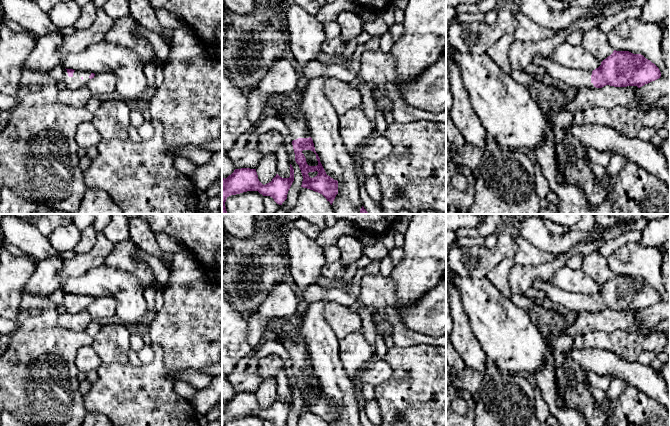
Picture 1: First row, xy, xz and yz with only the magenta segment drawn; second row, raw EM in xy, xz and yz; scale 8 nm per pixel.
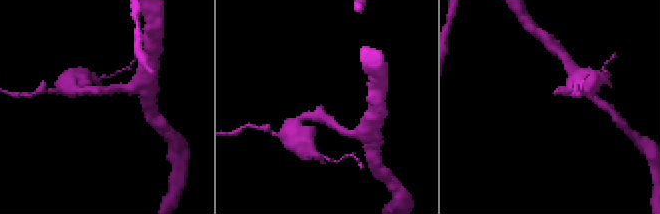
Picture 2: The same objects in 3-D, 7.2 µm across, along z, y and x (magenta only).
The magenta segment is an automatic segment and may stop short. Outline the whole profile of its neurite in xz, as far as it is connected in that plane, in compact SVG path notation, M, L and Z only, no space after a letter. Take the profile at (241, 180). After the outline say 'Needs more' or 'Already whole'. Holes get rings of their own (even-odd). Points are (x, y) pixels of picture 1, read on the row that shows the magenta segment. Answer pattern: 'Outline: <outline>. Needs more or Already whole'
Outline: M291 164L289 178L282 178L276 174L272 181L265 185L259 181L256 169L235 169L226 179L222 178L222 214L227 214L225 202L229 196L247 191L258 191L263 196L272 197L277 204L282 205L287 199L293 181L294 169Z. Already whole

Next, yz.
Outline: M616 51L604 59L601 65L593 71L576 70L564 67L550 57L536 55L532 63L544 68L545 73L552 79L558 80L575 90L580 88L602 88L606 85L614 87L637 86L638 88L655 81L661 77L659 68L641 54L633 54L629 51Z. Needs more

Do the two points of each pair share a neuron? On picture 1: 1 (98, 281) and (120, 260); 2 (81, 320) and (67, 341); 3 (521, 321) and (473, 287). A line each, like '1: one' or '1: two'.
1: two
2: two
3: one

